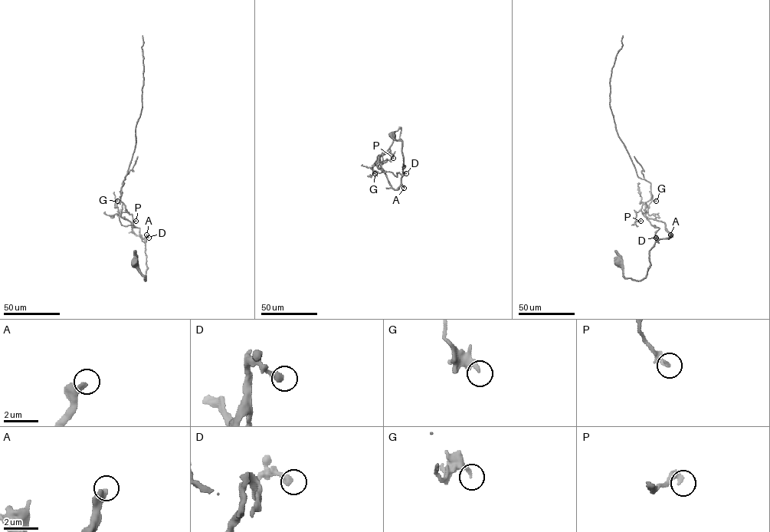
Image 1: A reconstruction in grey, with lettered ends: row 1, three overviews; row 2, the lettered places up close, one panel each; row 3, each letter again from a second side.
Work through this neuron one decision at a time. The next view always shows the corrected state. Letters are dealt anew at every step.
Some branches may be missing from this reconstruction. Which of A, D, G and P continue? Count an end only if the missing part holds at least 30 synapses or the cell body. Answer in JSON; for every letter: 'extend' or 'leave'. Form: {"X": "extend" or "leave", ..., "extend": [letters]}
{"A": "extend", "D": "leave", "G": "leave", "P": "leave", "extend": ["A"]}

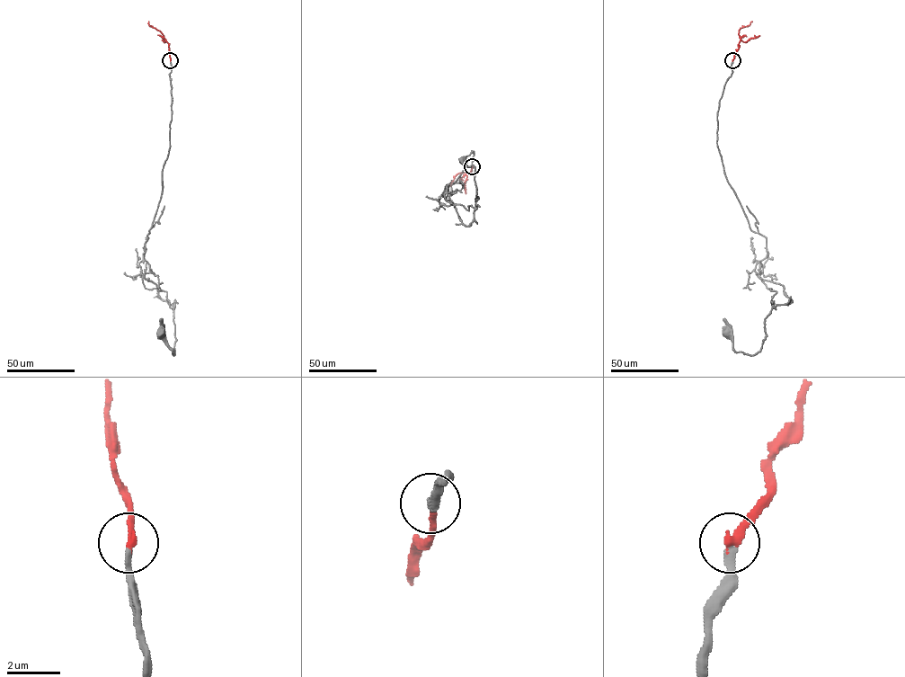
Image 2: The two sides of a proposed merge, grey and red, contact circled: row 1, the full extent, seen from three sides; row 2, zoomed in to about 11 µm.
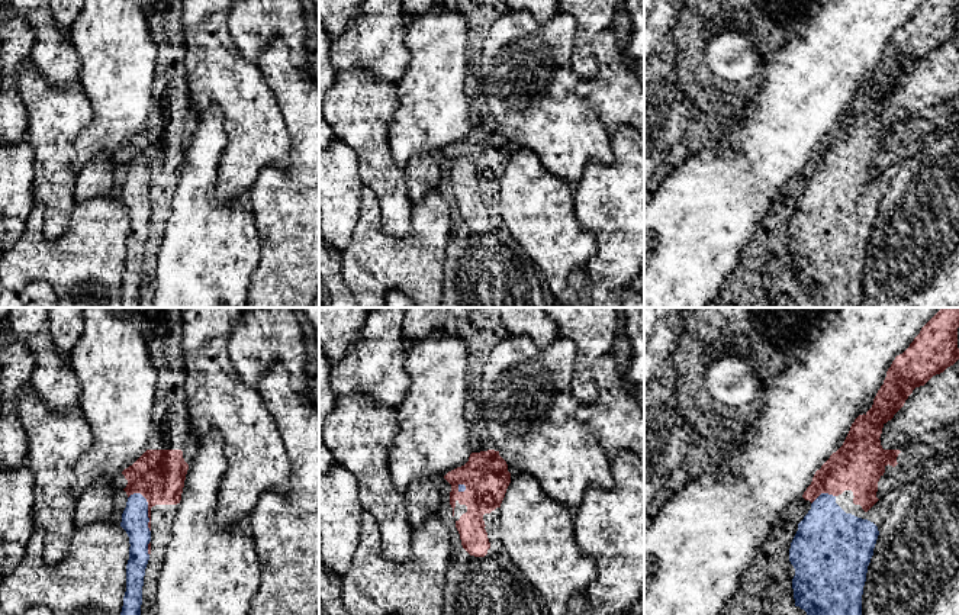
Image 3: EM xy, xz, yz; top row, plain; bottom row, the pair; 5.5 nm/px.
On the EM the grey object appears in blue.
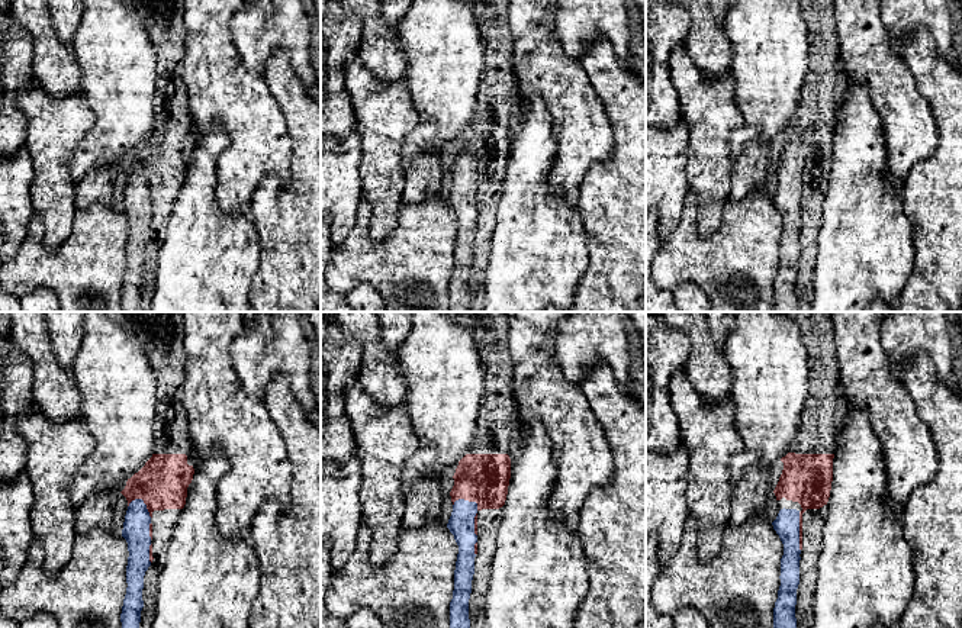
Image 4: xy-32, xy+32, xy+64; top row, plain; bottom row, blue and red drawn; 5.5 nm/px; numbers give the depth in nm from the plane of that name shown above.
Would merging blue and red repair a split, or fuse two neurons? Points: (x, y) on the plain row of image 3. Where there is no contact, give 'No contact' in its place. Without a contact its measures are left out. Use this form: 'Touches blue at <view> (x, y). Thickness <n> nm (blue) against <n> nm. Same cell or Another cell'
Touches blue at xy (147, 184). Thickness 150 nm (blue) against 280 nm. Same cell

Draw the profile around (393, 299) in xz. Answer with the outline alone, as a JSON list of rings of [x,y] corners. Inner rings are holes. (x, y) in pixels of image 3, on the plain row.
[[[390,290],[384,297],[384,308],[418,308],[408,296]]]

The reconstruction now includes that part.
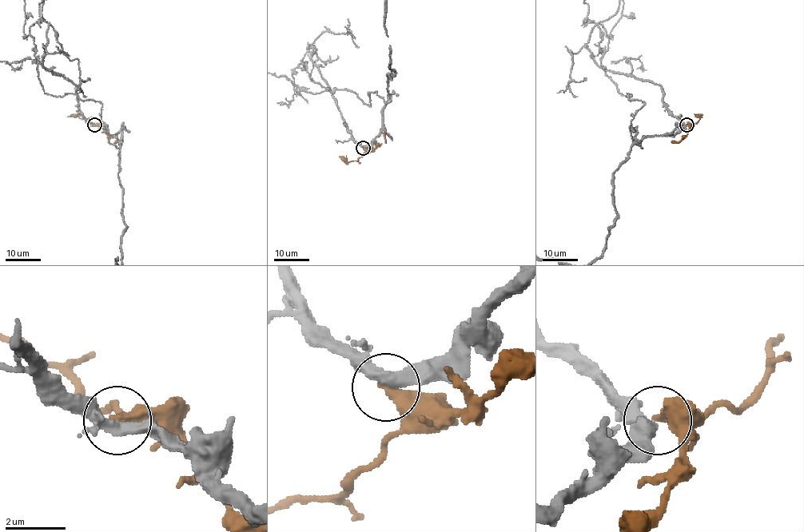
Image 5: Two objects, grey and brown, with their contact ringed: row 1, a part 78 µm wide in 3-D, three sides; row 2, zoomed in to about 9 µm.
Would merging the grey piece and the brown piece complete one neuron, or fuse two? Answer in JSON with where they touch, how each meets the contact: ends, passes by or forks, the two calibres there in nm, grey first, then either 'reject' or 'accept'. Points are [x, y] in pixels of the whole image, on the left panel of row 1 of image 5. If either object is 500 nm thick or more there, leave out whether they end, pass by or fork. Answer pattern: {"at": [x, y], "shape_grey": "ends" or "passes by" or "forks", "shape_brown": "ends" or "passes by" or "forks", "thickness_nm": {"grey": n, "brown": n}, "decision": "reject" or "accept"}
{"at": [94, 125], "shape_grey": "passes by", "shape_brown": "ends", "thickness_nm": {"grey": 380, "brown": 400}, "decision": "reject"}

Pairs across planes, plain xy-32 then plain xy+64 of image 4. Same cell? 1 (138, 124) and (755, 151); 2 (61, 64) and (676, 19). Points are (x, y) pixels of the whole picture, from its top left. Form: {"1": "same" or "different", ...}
{"1": "different", "2": "different"}

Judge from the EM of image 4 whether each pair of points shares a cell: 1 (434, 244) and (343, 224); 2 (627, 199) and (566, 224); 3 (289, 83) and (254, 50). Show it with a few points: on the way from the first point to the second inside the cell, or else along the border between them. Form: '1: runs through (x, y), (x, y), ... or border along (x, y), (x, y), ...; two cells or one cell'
1: border along (363, 197), (354, 225), (335, 248); two cells
2: border along (573, 196), (589, 251); two cells
3: border along (261, 71), (266, 60), (282, 50), (298, 74); two cells

